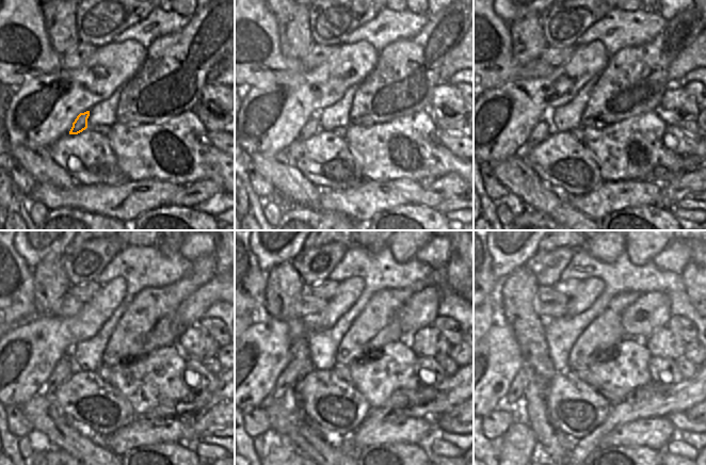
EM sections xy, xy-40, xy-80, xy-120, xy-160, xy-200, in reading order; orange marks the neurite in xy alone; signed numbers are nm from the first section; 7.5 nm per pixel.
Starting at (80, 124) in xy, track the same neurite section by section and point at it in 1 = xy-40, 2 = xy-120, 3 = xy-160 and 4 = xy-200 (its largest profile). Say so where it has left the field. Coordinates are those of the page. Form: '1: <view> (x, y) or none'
1: xy-40 (313, 127)
2: xy-120 (61, 372)
3: xy-160 (288, 381)
4: xy-200 (513, 400)

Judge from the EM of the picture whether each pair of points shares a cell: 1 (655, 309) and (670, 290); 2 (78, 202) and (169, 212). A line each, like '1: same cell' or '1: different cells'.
1: different cells
2: different cells

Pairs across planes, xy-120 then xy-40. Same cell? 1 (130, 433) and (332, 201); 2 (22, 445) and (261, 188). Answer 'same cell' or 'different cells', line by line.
1: same cell
2: different cells

